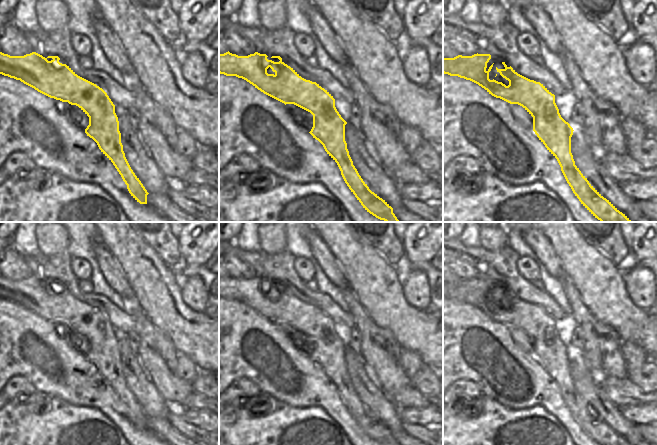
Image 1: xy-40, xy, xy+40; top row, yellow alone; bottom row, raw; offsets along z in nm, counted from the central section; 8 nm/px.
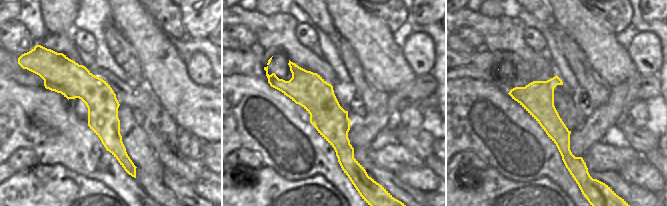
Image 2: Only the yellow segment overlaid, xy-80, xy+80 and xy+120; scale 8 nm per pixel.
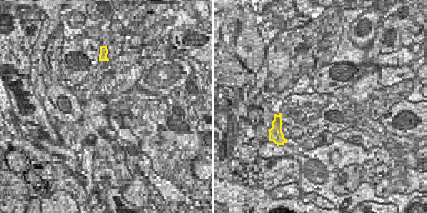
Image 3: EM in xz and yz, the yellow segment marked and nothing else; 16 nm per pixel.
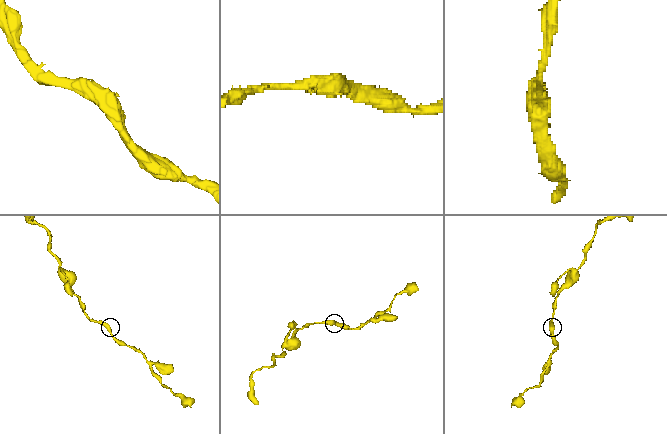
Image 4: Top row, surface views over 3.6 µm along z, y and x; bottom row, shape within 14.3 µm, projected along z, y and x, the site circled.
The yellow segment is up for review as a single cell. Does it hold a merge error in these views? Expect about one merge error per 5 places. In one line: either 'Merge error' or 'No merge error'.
No merge error.

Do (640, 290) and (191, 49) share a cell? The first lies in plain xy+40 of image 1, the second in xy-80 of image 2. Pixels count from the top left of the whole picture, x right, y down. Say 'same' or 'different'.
different

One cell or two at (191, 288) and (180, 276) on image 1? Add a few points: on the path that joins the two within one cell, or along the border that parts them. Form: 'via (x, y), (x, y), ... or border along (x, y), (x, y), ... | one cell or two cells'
border along (181, 287), (188, 278), (197, 276), (206, 292) | two cells

